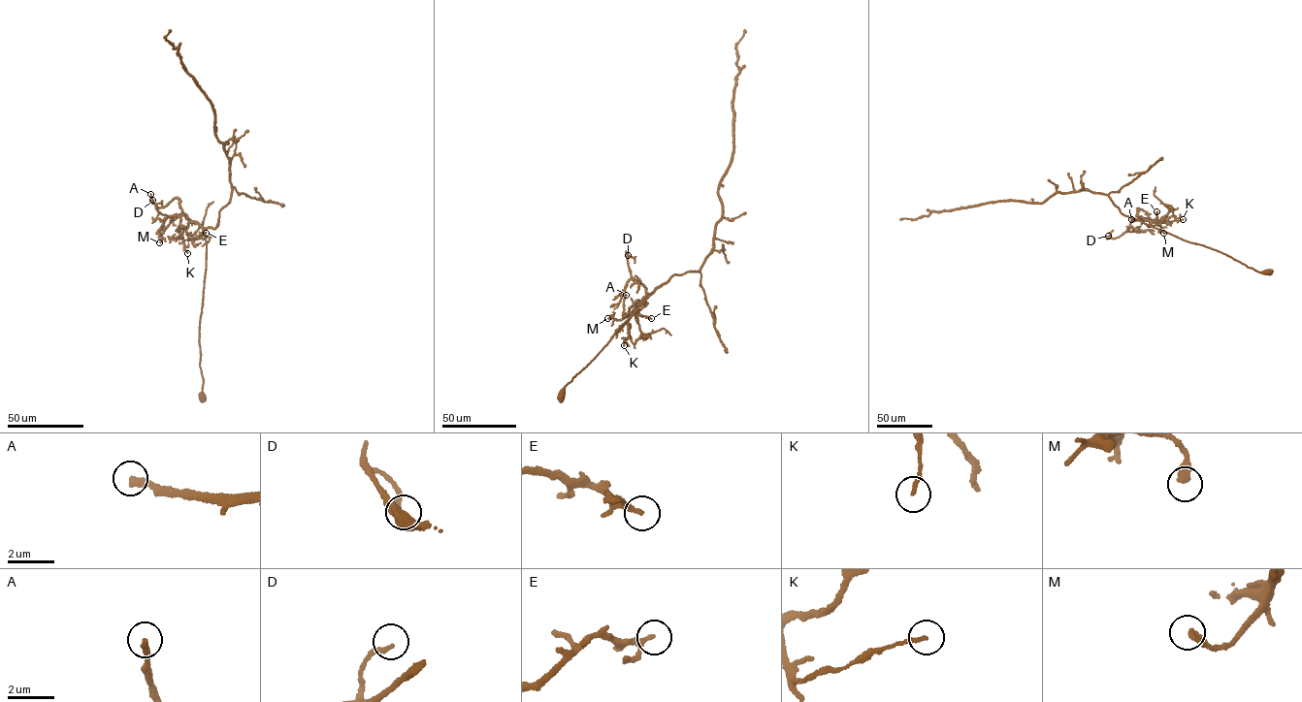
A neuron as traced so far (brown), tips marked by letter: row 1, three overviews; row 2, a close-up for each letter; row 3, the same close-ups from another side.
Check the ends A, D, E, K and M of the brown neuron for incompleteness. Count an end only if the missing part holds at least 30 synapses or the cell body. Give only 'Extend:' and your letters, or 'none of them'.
Extend: A

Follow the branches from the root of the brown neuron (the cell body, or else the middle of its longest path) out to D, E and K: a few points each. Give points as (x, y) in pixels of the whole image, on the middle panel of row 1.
D: (563, 397), (565, 385), (653, 293), (646, 294), (645, 288), (632, 276), (628, 255)
E: (563, 397), (565, 385), (594, 358), (653, 292), (645, 296), (634, 313), (651, 318)
K: (563, 397), (565, 385), (594, 358), (653, 292), (645, 296), (628, 321), (628, 337), (623, 337), (624, 345)

